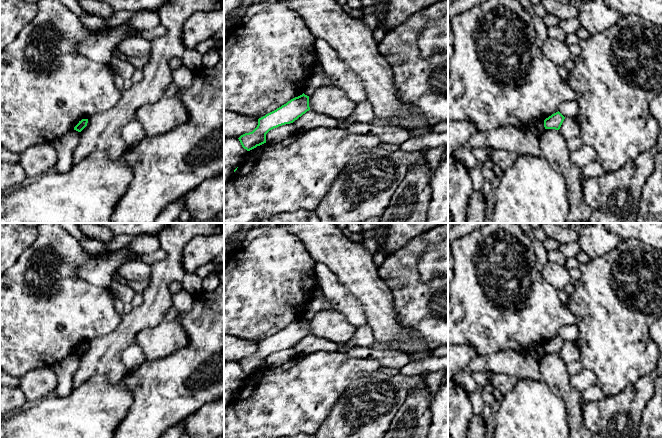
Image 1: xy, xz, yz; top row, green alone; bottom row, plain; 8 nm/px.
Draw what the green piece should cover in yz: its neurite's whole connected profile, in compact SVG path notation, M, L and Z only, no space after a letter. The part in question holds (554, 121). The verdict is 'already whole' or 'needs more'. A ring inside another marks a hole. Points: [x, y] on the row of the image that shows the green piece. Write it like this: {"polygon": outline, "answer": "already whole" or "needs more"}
{"polygon": "M558 111L544 120L545 129L559 130L565 117Z", "answer": "already whole"}

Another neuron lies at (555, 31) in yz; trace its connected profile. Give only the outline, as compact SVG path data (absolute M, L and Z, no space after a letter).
M552 25L548 27L548 36L549 38L565 42L567 33L559 25Z

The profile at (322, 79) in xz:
M323 70L319 74L307 78L303 93L307 96L311 96L314 93L314 91L320 87L332 87L332 86L334 86L333 81Z

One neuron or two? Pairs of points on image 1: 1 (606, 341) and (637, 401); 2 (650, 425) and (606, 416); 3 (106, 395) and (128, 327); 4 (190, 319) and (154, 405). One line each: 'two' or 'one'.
1: two
2: two
3: two
4: one

